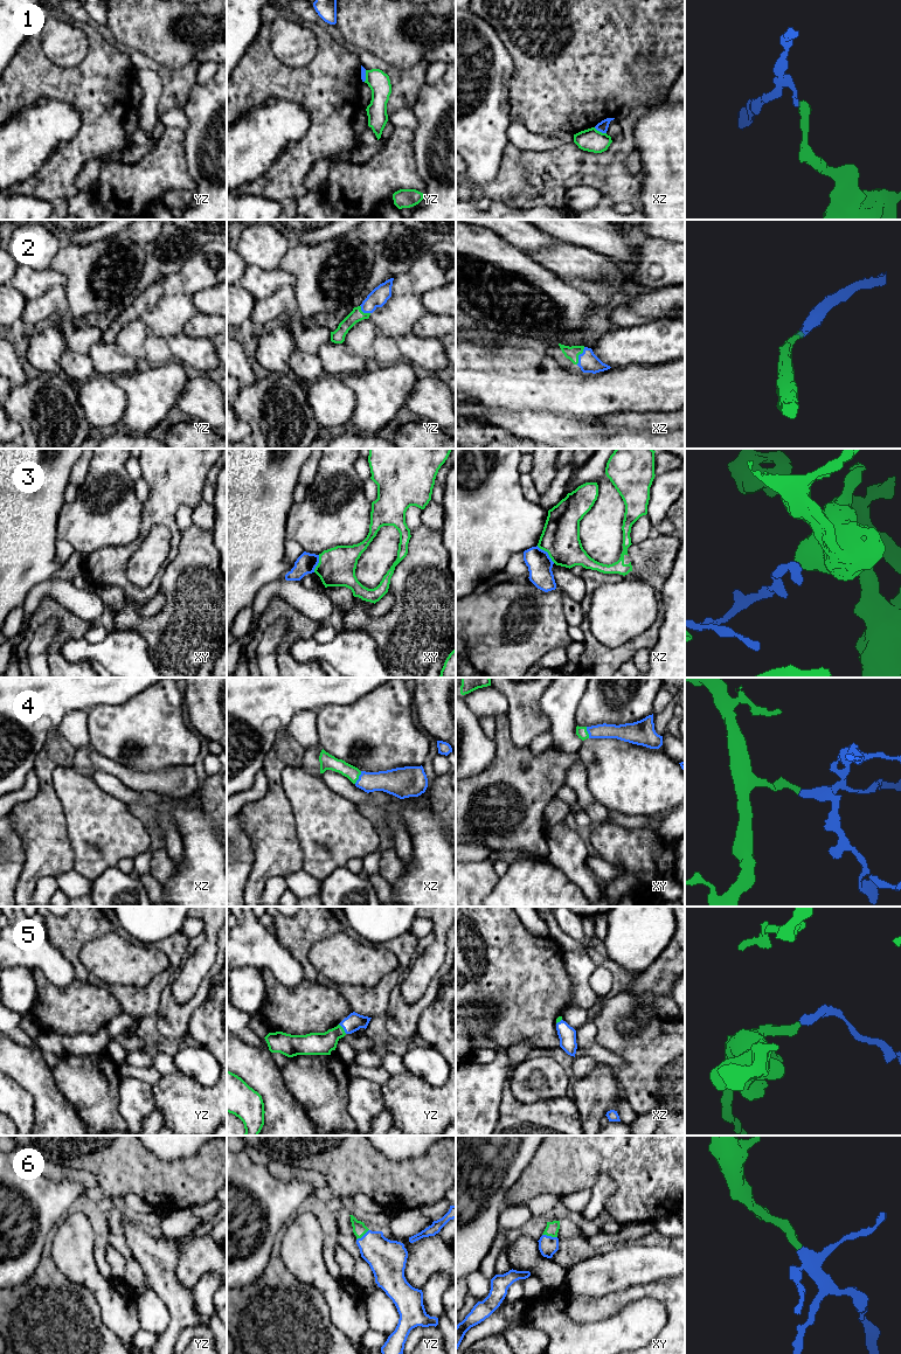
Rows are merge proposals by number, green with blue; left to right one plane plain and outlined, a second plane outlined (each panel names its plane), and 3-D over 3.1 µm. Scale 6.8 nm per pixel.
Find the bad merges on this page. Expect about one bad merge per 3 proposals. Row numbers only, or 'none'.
1, 3

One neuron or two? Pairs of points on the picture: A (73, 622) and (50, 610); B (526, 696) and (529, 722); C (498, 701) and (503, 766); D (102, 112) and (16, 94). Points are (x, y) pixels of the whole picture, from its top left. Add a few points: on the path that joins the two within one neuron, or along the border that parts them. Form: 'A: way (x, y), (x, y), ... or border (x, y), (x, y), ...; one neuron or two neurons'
A: way (67, 619), (56, 611); one neuron
B: way (526, 702), (526, 716); one neuron
C: border (505, 714), (493, 717); two neurons
D: way (81, 91), (77, 88), (37, 88); one neuron

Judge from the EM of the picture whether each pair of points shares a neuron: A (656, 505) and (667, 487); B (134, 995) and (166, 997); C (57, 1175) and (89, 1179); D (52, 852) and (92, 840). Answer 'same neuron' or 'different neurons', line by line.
A: same neuron
B: different neurons
C: same neuron
D: different neurons

